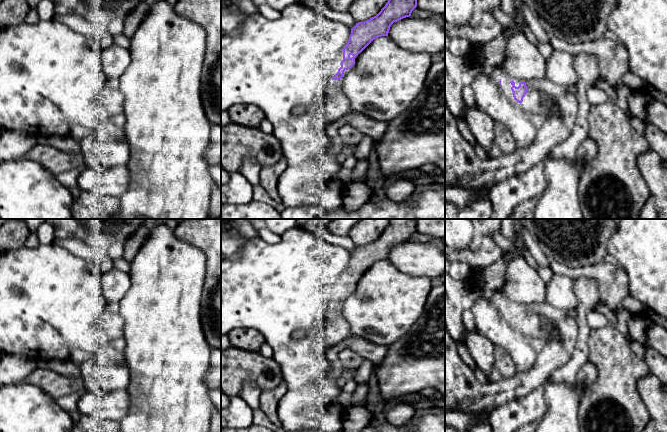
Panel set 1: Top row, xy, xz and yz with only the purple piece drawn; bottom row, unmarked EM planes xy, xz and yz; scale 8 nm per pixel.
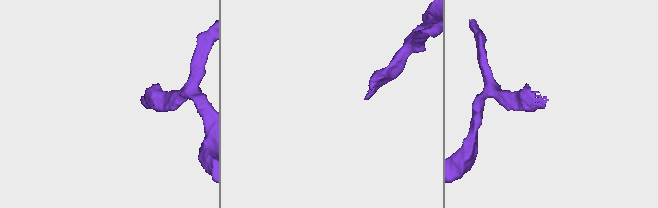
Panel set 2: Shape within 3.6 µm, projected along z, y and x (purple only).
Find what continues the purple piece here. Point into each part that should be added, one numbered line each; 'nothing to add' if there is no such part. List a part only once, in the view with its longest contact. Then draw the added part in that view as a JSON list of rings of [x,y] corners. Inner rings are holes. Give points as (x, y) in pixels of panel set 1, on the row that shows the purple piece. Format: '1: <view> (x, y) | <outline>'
1: xz (333, 105) | [[[329,80],[318,102],[318,114],[313,120],[313,127],[316,130],[325,129],[330,123],[348,114],[350,110],[348,98],[343,92],[342,80]]]

